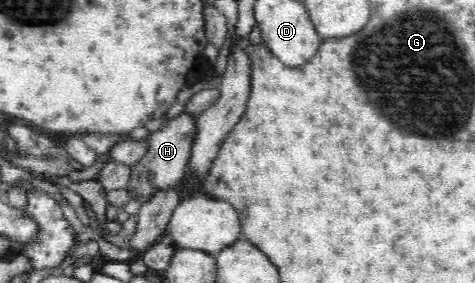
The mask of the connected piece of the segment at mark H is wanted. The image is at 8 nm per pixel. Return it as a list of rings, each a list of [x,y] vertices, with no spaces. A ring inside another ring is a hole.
[[[179,114],[168,120],[163,127],[147,137],[147,151],[133,166],[130,173],[127,190],[131,192],[131,199],[141,201],[143,205],[158,191],[174,188],[185,175],[185,169],[191,157],[191,145],[195,136],[195,115]]]

